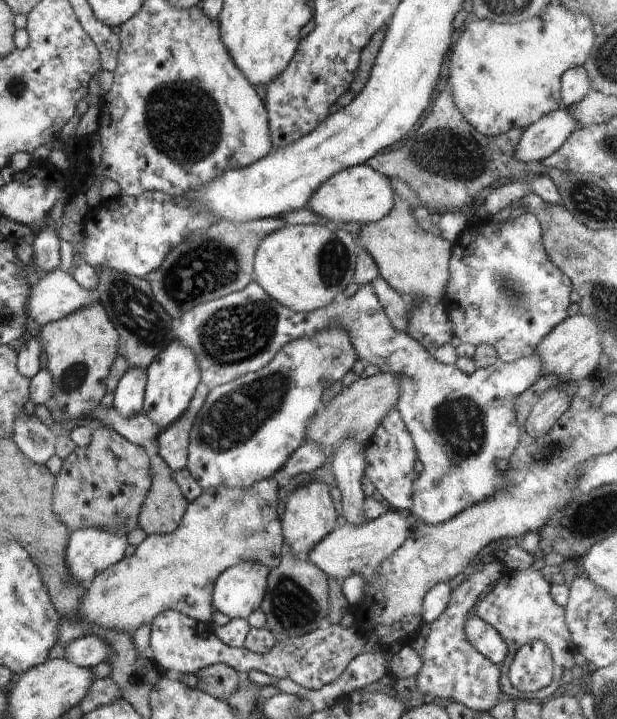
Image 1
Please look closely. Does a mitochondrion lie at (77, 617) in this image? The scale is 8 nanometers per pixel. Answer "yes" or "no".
no

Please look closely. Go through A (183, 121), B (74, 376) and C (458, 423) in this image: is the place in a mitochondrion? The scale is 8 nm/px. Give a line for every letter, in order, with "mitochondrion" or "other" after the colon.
A: mitochondrion
B: mitochondrion
C: mitochondrion

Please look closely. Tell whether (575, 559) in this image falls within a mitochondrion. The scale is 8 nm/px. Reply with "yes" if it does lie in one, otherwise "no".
no

